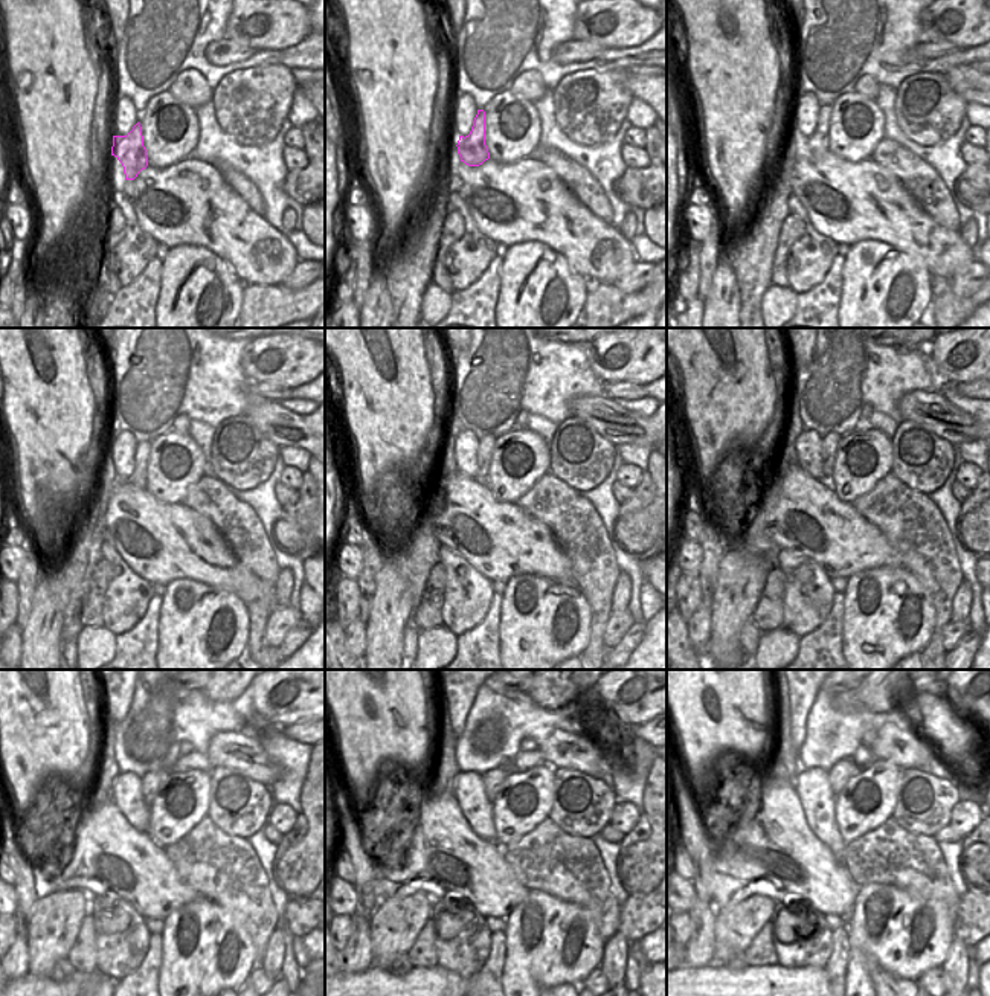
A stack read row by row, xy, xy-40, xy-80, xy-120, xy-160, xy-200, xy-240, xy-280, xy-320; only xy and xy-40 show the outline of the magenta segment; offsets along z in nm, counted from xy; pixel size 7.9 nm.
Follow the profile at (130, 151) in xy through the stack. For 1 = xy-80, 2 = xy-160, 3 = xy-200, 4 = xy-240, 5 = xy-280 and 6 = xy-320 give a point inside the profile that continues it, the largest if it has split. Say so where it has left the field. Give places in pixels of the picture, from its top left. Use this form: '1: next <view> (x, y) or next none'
1: next xy-80 (818, 144)
2: next xy-160 (485, 449)
3: next xy-200 (829, 446)
4: next xy-240 (150, 781)
5: next xy-280 (493, 778)
6: next xy-320 (839, 774)

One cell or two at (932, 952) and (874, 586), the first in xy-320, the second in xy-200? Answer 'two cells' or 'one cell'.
one cell

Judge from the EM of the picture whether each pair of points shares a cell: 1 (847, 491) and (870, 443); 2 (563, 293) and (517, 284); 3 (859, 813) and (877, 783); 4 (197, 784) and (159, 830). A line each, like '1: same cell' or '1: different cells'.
1: same cell
2: same cell
3: same cell
4: same cell

